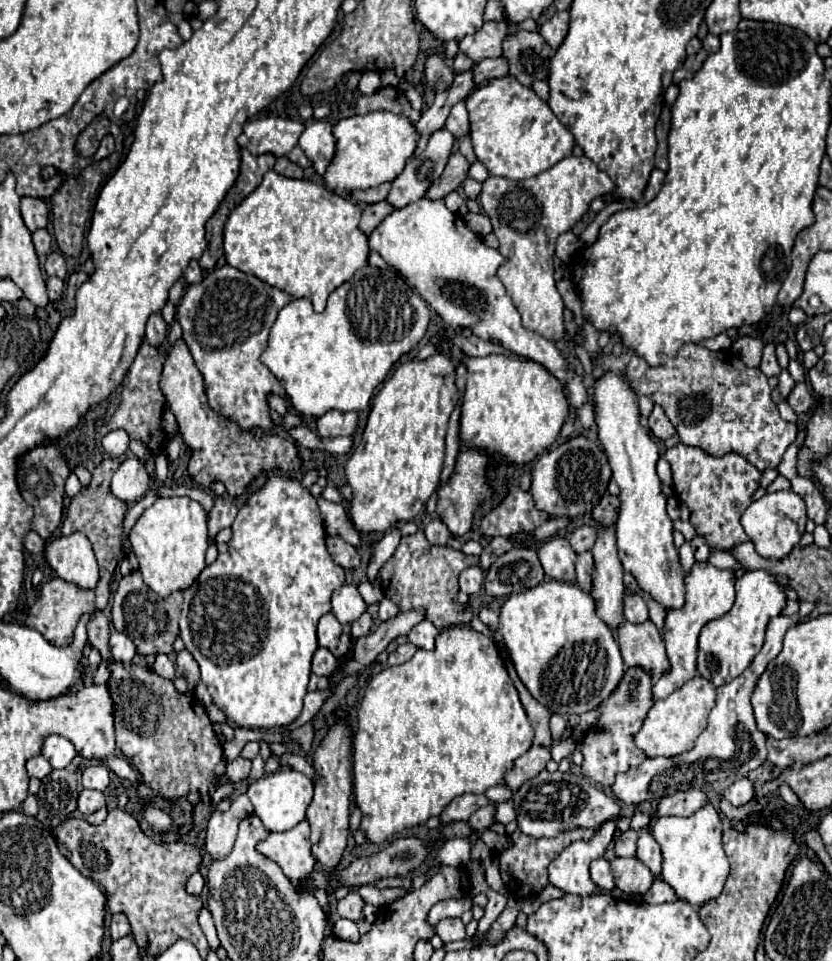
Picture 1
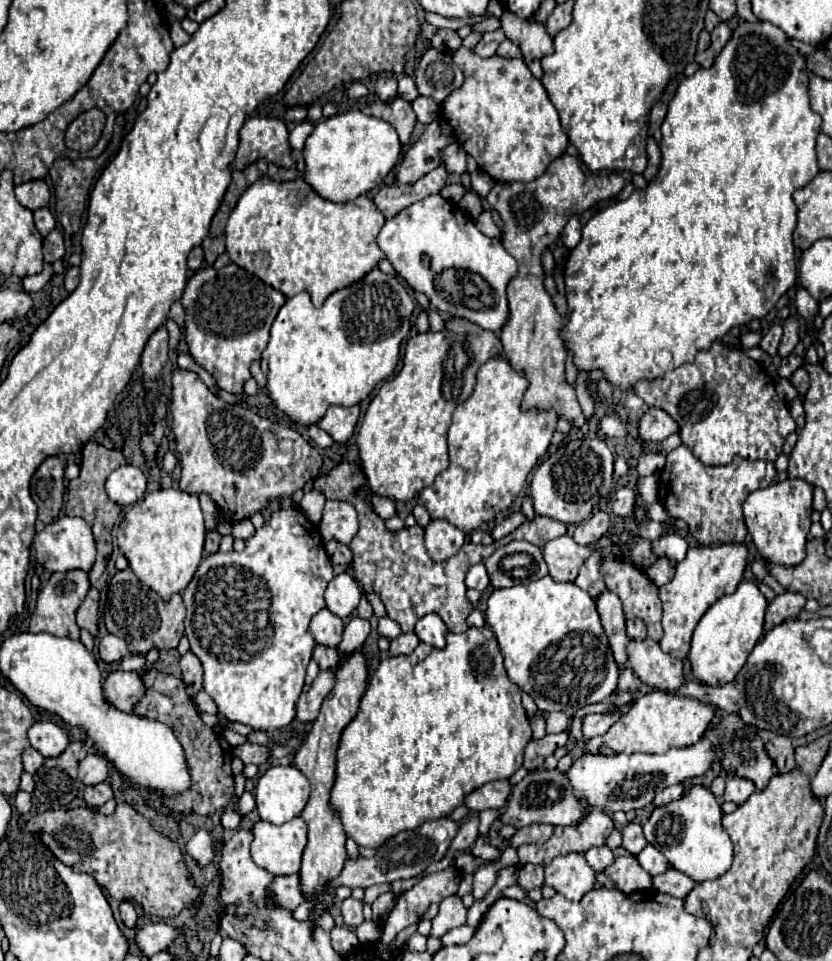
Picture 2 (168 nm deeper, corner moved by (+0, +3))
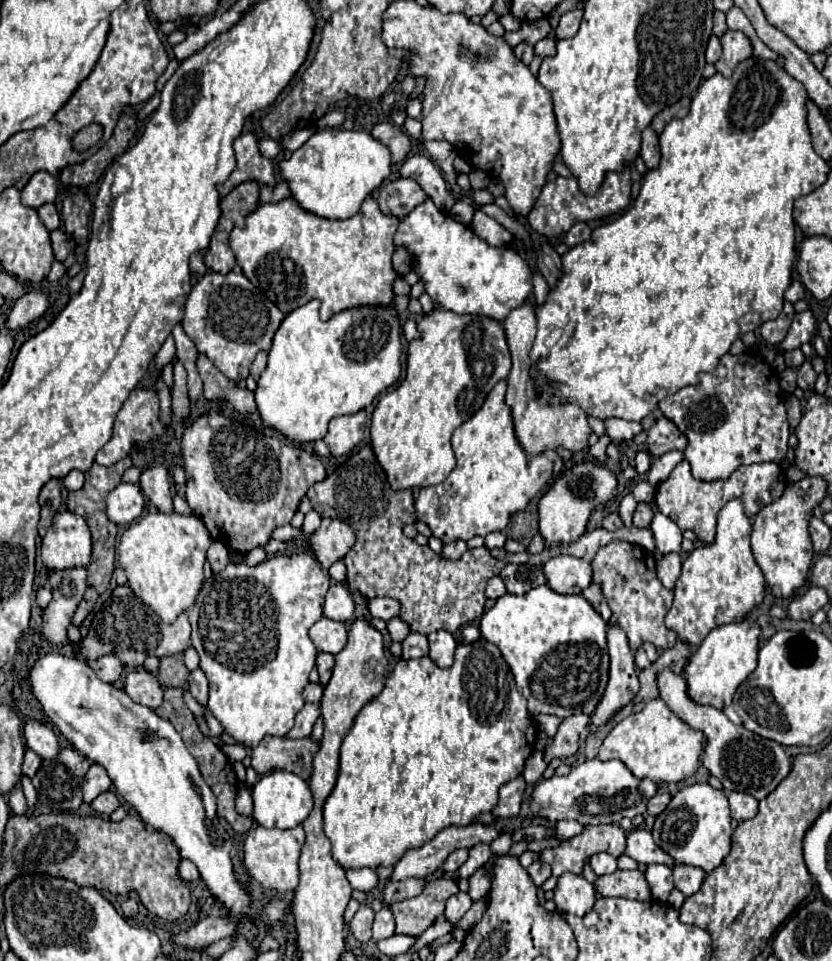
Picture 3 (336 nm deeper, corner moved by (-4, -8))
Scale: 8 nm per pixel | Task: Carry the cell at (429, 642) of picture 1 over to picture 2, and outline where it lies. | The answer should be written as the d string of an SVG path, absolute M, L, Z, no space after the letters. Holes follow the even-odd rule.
M427 614L417 622L415 634L421 642L425 642L429 646L435 646L435 648L443 648L447 628L443 626L443 620L437 614Z

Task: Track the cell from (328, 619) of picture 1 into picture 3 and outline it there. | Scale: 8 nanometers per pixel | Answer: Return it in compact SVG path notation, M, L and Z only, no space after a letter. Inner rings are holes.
M321 617L311 629L309 637L315 643L319 651L325 653L339 653L347 645L347 629L341 621L331 621L327 617Z

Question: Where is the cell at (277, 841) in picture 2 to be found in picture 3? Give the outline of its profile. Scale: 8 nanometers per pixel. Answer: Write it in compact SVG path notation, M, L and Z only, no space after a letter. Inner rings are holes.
M255 825L247 837L245 837L245 869L249 871L249 875L259 881L263 887L267 889L275 889L275 891L289 891L295 889L299 883L299 855L301 855L301 847L305 843L305 831L301 825L293 827L293 829L265 829L261 825Z

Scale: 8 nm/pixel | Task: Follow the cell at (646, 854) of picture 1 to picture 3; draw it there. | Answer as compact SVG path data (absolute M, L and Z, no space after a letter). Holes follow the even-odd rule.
M649 865L645 871L647 883L651 887L651 895L655 901L667 903L667 897L673 889L673 877L671 877L671 867L667 865Z

